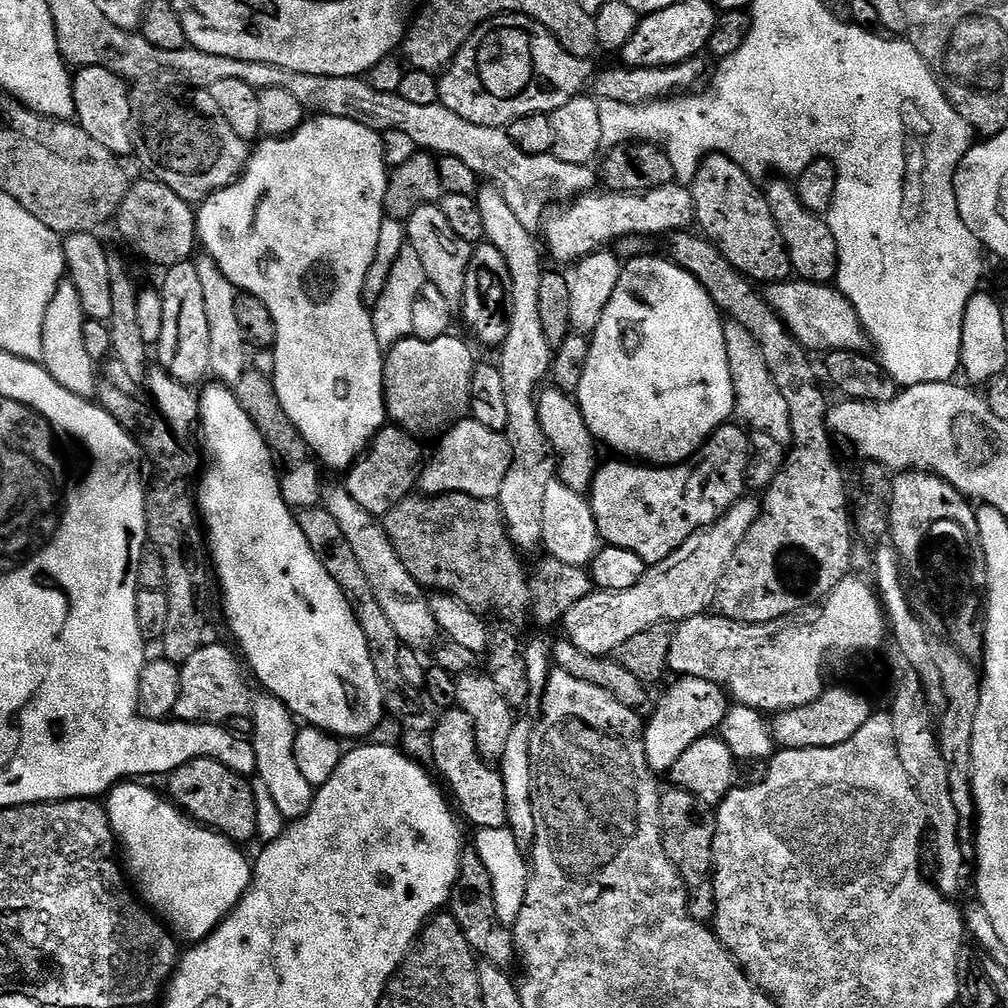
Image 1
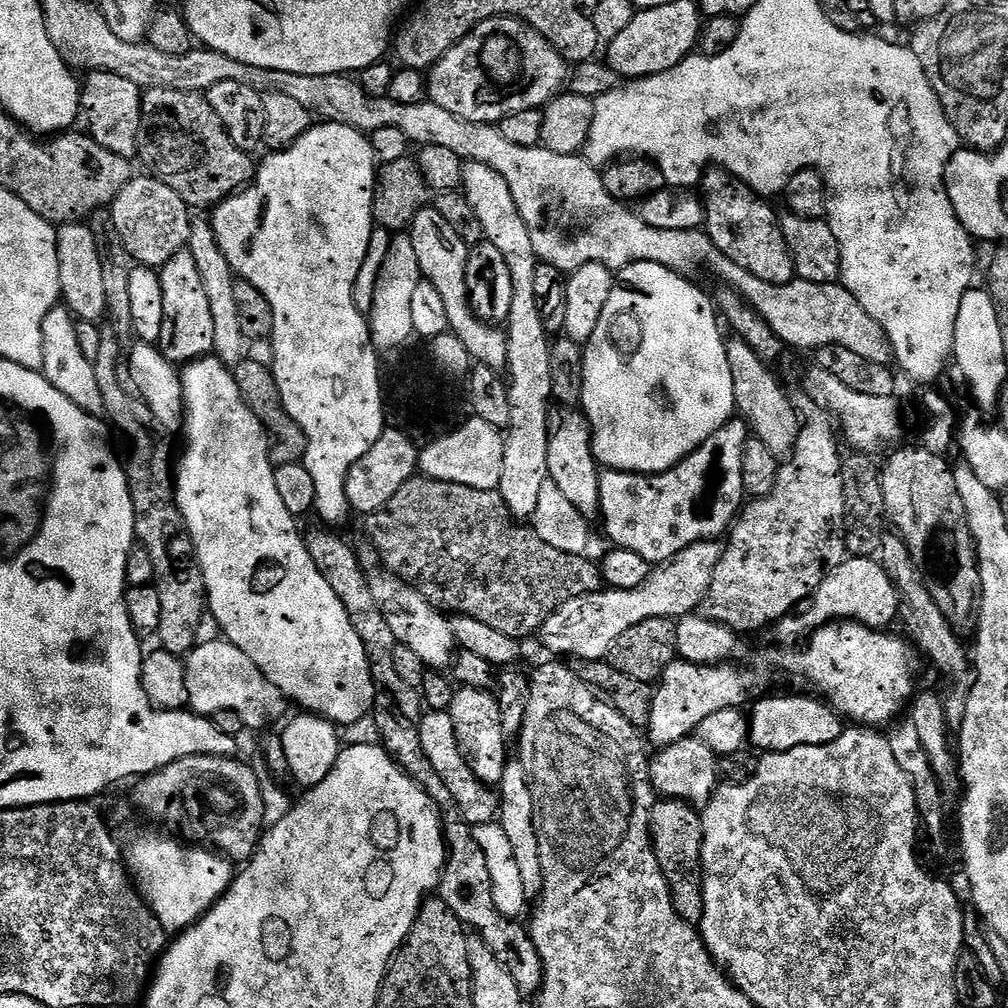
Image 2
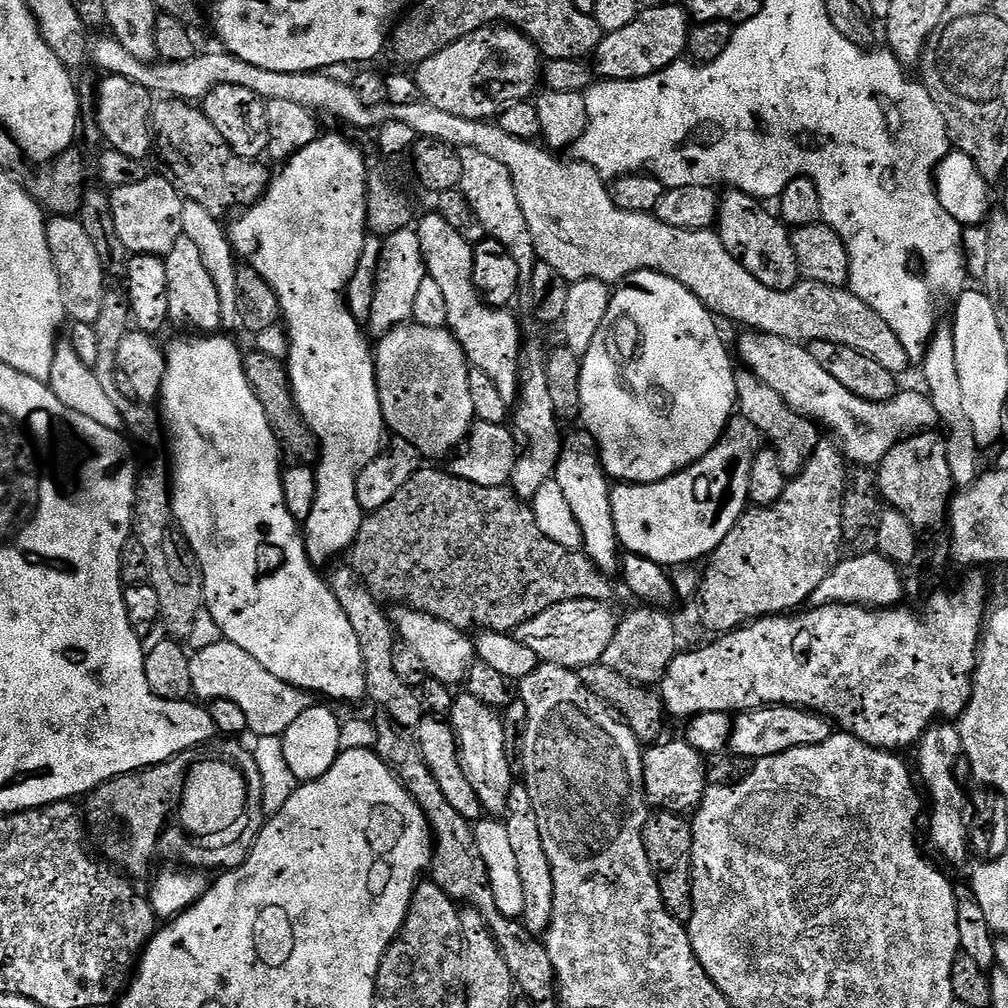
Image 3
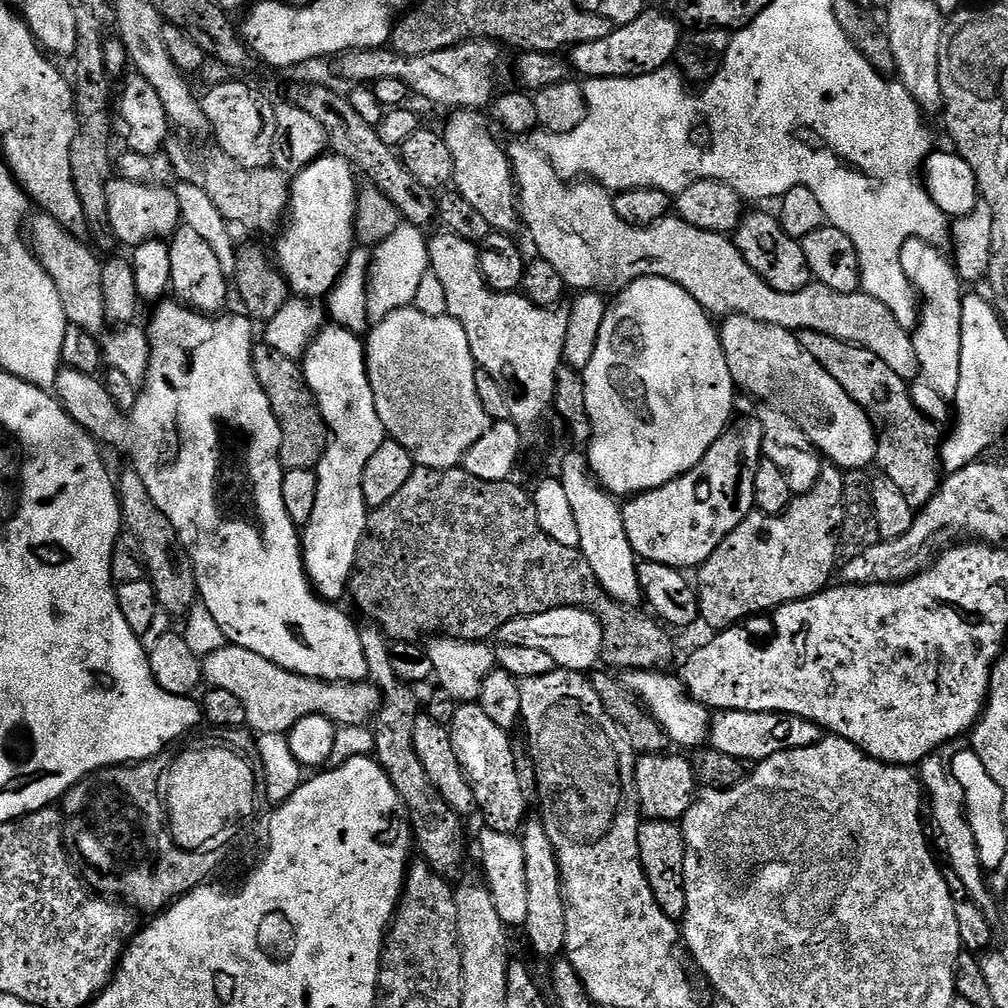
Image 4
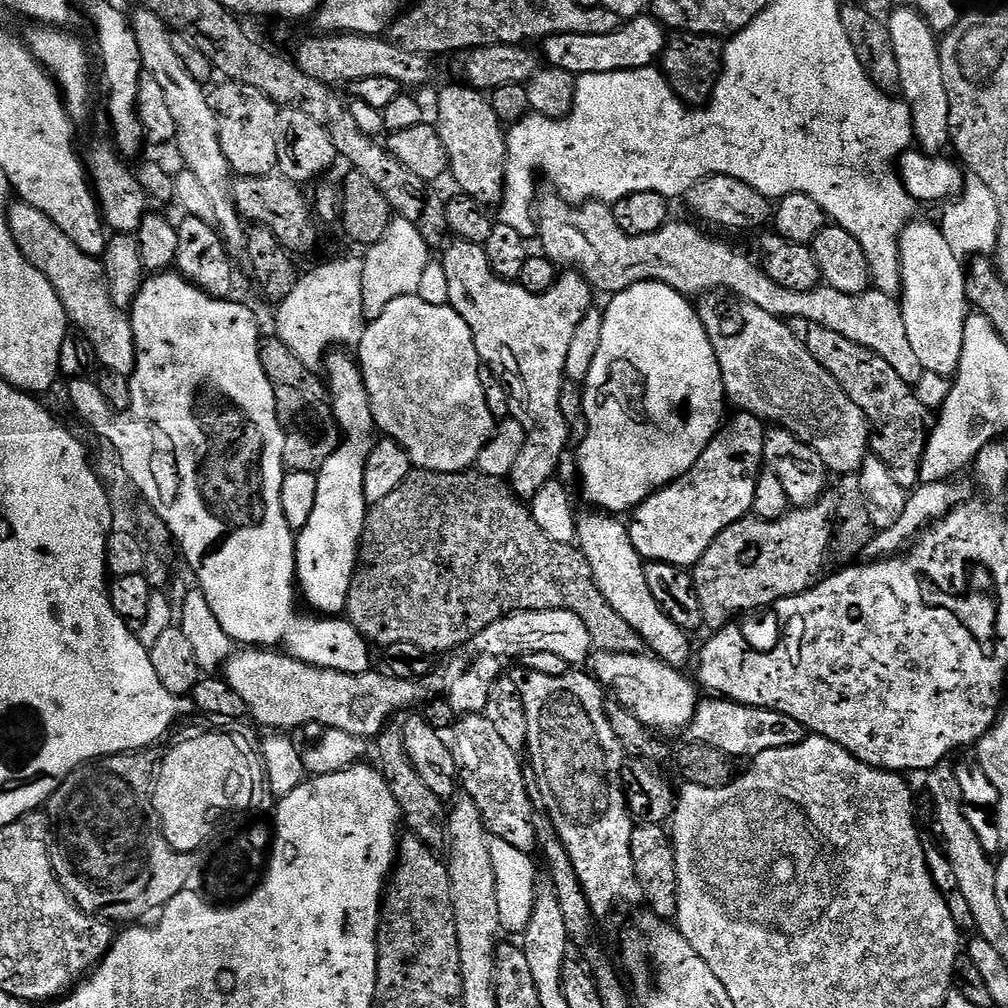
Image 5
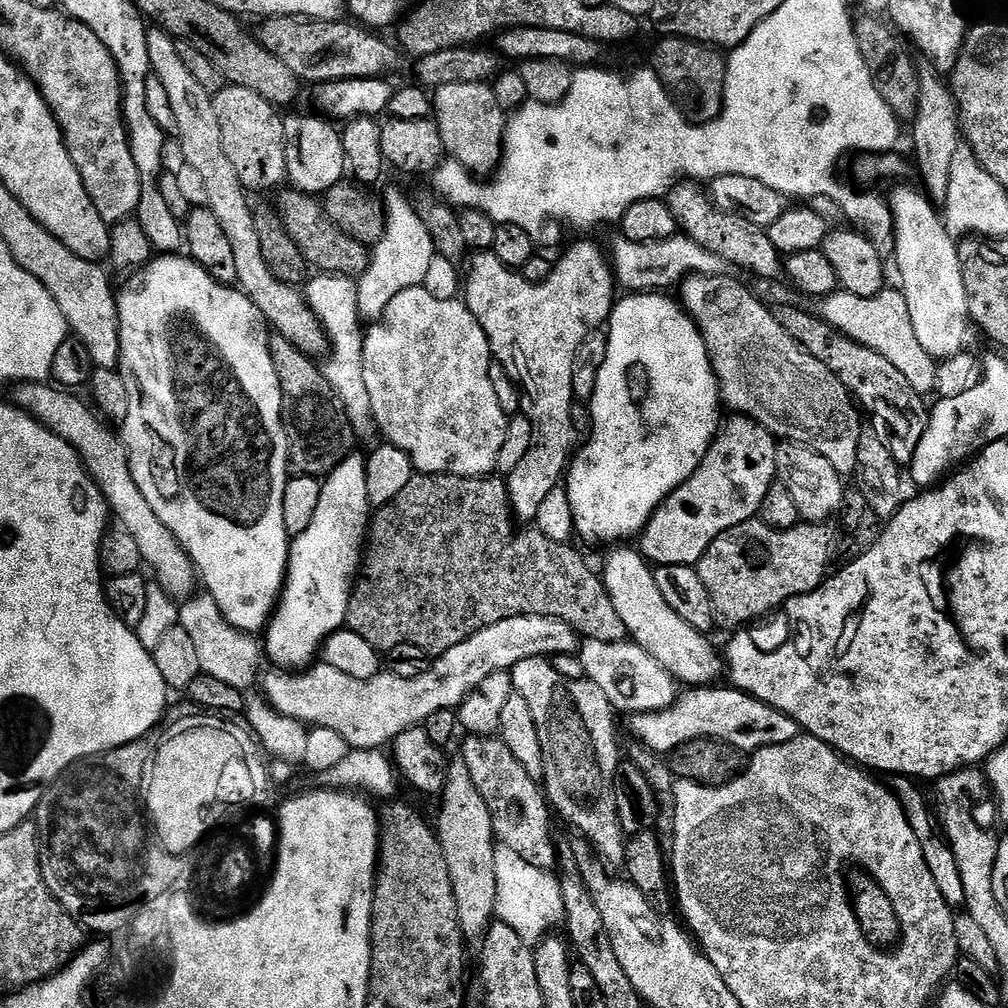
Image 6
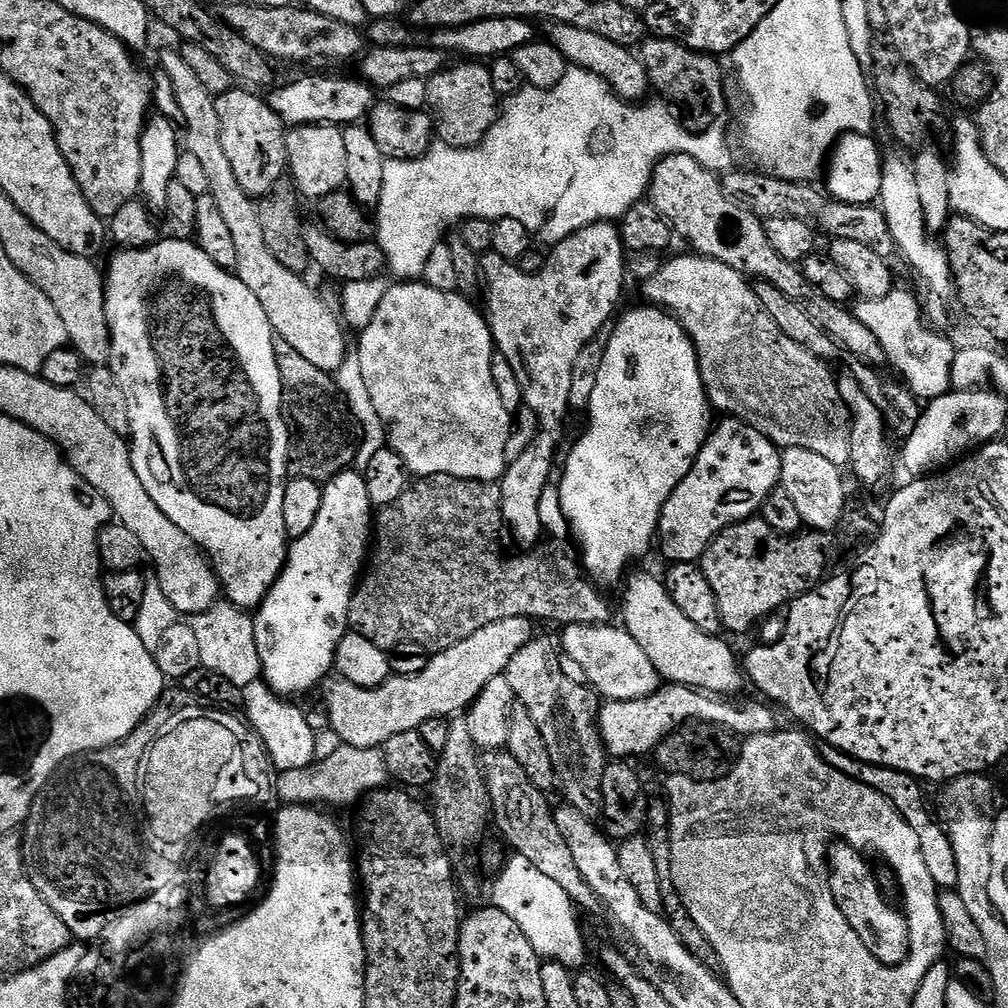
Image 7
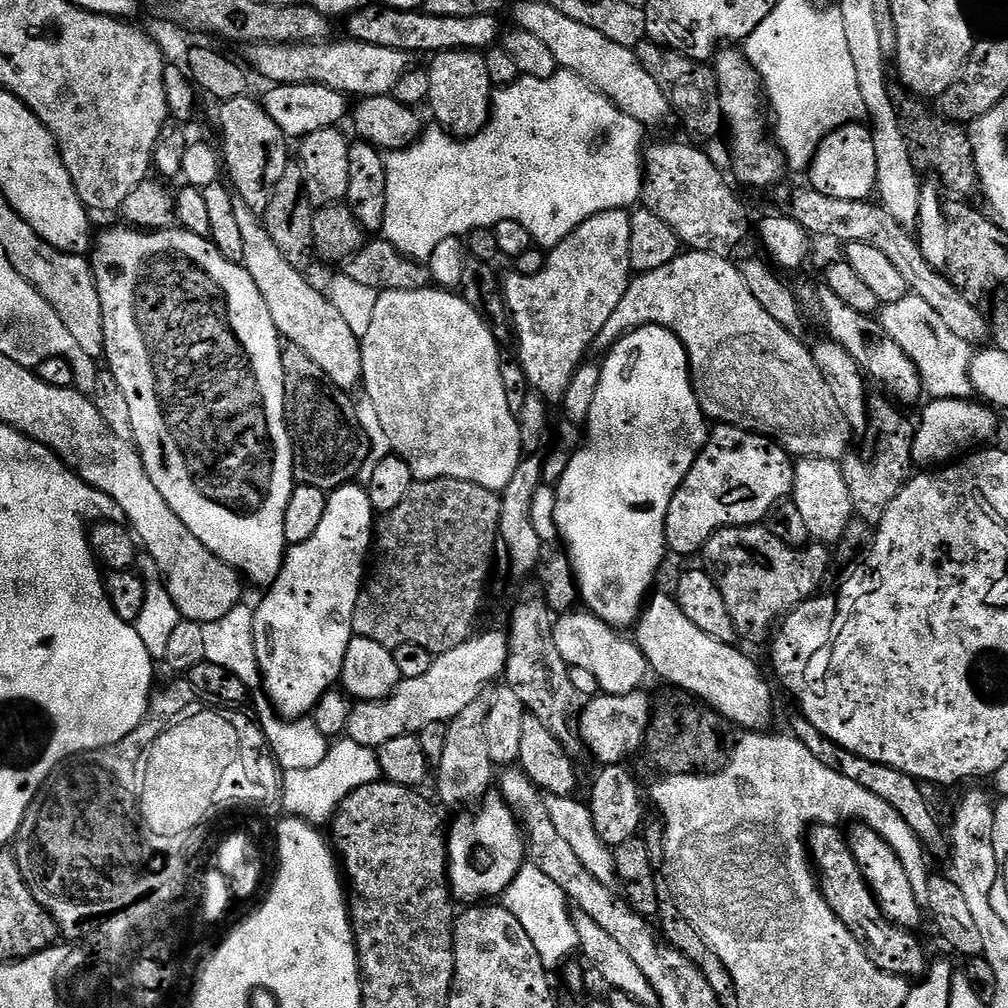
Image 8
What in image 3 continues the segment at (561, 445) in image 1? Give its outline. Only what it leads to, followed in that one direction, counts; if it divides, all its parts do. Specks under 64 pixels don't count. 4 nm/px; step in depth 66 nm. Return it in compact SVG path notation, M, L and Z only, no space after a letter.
M579 430L572 437L563 441L560 457L556 463L555 480L562 486L562 494L566 503L578 518L578 526L582 530L584 542L582 550L605 574L619 573L622 568L622 549L620 539L614 524L614 510L612 509L613 485L608 484L605 465L601 464L596 453L596 442L587 431Z

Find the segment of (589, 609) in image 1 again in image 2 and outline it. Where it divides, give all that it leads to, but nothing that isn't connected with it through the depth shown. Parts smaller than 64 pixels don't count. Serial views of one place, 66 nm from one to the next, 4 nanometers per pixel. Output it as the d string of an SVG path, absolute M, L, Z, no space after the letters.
M704 540L700 544L690 546L686 550L682 550L682 554L678 554L675 560L670 560L666 564L659 565L648 576L648 580L642 586L638 586L634 590L601 590L599 592L591 592L590 594L582 594L578 598L570 598L570 602L566 602L562 606L558 606L558 610L554 614L550 614L550 618L546 618L546 622L540 628L538 640L541 640L550 651L553 657L568 658L564 656L576 656L577 661L582 660L602 660L613 655L616 643L620 641L622 636L634 626L638 626L640 622L646 622L650 618L683 618L693 615L697 611L696 608L705 603L710 590L710 582L714 582L714 574L720 565L720 559L724 557L725 545L716 540Z

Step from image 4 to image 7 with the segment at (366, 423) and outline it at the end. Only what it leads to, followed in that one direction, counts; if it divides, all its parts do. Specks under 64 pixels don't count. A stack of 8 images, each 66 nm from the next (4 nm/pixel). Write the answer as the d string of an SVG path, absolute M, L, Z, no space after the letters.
M356 470L340 472L335 478L323 485L323 490L322 510L318 510L318 518L314 521L314 526L308 533L302 534L302 538L291 541L290 547L286 552L284 569L280 571L280 576L274 582L272 589L269 590L268 597L265 598L254 616L254 634L257 636L258 654L261 656L261 666L263 668L262 679L281 698L296 698L292 696L300 696L303 692L310 691L311 688L317 687L316 689L319 689L329 679L336 662L338 646L342 642L342 638L347 636L350 631L348 626L348 611L350 610L352 593L355 592L357 583L361 579L362 569L366 564L366 553L370 548L370 529L374 524L374 509L370 498L366 494L366 482L364 481L363 475Z

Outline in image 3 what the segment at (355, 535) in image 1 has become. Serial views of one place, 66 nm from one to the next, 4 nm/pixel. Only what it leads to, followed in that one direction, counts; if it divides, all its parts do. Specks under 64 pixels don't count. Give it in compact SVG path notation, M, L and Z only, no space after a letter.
M407 606L393 611L390 617L395 635L403 644L410 646L410 650L418 653L431 679L449 686L463 685L467 681L468 671L477 663L478 657L473 637L465 629L455 628L428 612L419 612Z

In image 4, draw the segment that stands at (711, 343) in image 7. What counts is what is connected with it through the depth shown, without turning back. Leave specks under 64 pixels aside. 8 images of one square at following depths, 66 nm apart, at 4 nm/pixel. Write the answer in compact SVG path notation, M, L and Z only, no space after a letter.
M745 316L727 317L719 325L718 331L720 345L726 354L726 366L730 366L732 380L741 393L749 392L754 399L764 400L760 402L767 407L782 410L790 418L794 418L794 422L798 422L821 457L828 459L829 456L832 459L829 461L835 467L841 470L864 470L869 467L867 464L871 465L875 461L877 425L864 413L862 406L858 406L858 402L854 402L854 398L850 398L850 394L846 394L846 390L842 390L842 386L838 386L838 382L834 382L834 378L830 378L830 374L826 374L822 366L818 366L818 362L814 362L813 356L802 350L797 333Z

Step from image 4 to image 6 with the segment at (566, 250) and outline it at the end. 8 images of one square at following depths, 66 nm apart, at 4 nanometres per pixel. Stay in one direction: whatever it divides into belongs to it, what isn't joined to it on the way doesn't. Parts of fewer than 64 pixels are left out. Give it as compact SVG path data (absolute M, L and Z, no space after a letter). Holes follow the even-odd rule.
M677 234L668 240L659 240L658 242L630 242L623 238L616 238L612 244L612 252L610 248L610 263L619 287L621 289L628 288L624 290L631 290L636 294L649 290L668 290L671 284L679 285L686 276L718 276L726 268L724 260L718 258L718 254L712 254L710 250L698 246L698 242L694 242L689 236L683 234ZM885 287L883 292L874 294L874 298L858 298L858 294L837 290L819 301L818 315L831 328L837 328L854 342L894 362L894 366L909 380L910 386L914 386L916 392L931 393L936 386L938 362L930 354L926 354L926 350L914 335L914 325L910 323L910 309L906 306L903 291L893 288Z

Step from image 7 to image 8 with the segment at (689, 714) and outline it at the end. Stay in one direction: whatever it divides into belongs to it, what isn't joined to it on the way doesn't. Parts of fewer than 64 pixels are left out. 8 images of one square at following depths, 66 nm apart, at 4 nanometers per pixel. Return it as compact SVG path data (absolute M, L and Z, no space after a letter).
M644 690L625 696L597 694L583 705L579 713L578 735L583 747L588 747L596 755L597 765L624 764L627 756L632 756L644 748L644 735L648 733L648 726L653 719L652 700Z

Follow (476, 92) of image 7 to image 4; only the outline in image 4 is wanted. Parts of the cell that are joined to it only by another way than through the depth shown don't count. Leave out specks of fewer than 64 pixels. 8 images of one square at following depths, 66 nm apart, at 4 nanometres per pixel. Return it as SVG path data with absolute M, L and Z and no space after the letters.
M456 110L449 116L452 117L449 118L448 125L442 128L442 135L446 146L450 146L450 154L454 154L452 184L455 191L460 192L462 198L466 198L466 202L470 202L470 206L474 206L474 210L478 210L478 214L486 218L486 222L490 222L493 230L505 234L515 233L516 224L518 228L522 220L522 212L518 207L518 185L514 179L512 161L508 159L507 151L502 144L500 148L499 142L492 137L492 132L488 129L489 117L480 110Z

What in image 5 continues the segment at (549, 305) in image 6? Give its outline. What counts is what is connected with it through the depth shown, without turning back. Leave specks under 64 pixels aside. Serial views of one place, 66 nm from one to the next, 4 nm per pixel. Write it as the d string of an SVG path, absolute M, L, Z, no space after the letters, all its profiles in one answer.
M453 239L443 249L442 261L449 282L448 304L462 318L474 334L474 342L481 361L493 371L495 379L508 389L511 419L517 420L526 430L526 446L514 462L510 483L514 494L521 500L530 502L546 486L546 482L557 479L556 471L560 468L560 459L564 451L570 448L566 418L562 418L560 403L562 390L566 383L566 354L570 351L570 342L574 332L586 314L593 311L592 296L594 289L579 272L568 270L557 279L556 285L542 294L530 294L519 282L501 280L500 275L492 269L490 258L484 245L471 244L465 240Z

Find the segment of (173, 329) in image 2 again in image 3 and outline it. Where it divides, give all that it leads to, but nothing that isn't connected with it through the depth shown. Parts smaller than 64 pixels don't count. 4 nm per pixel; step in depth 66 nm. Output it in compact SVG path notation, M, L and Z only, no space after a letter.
M184 235L180 236L178 238L178 242L174 242L174 246L170 249L168 252L168 255L163 257L165 266L166 266L166 277L167 277L167 283L166 283L166 290L168 291L169 296L169 314L168 318L169 321L174 325L177 324L180 328L188 328L184 330L191 330L193 333L196 334L216 334L221 331L224 319L222 318L222 302L218 300L218 286L214 284L214 278L210 276L210 270L206 268L206 262L202 260L202 253L198 250L198 246L194 244L190 240L190 238L186 238Z

